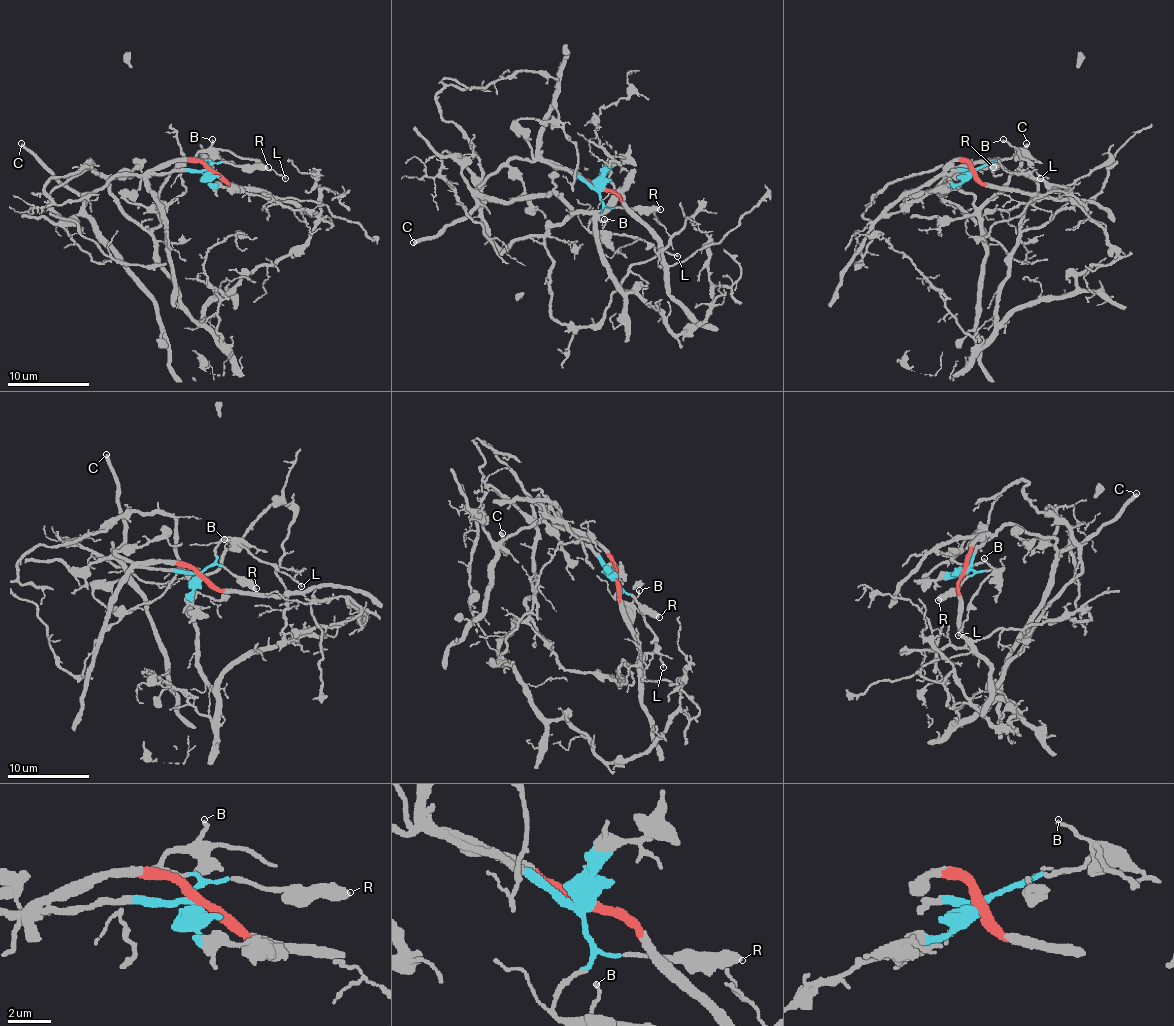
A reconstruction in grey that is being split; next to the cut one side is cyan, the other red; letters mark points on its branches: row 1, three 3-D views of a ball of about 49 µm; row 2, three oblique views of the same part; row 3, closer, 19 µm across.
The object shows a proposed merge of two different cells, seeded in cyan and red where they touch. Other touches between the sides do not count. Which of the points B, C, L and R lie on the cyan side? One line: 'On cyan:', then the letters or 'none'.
On cyan: B, C, L, R

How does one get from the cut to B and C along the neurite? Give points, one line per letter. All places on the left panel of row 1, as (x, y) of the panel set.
B: (208, 172), (211, 163), (196, 155), (208, 149), (213, 139)
C: (208, 172), (116, 174), (101, 188), (87, 192), (83, 207), (83, 201), (21, 143)

